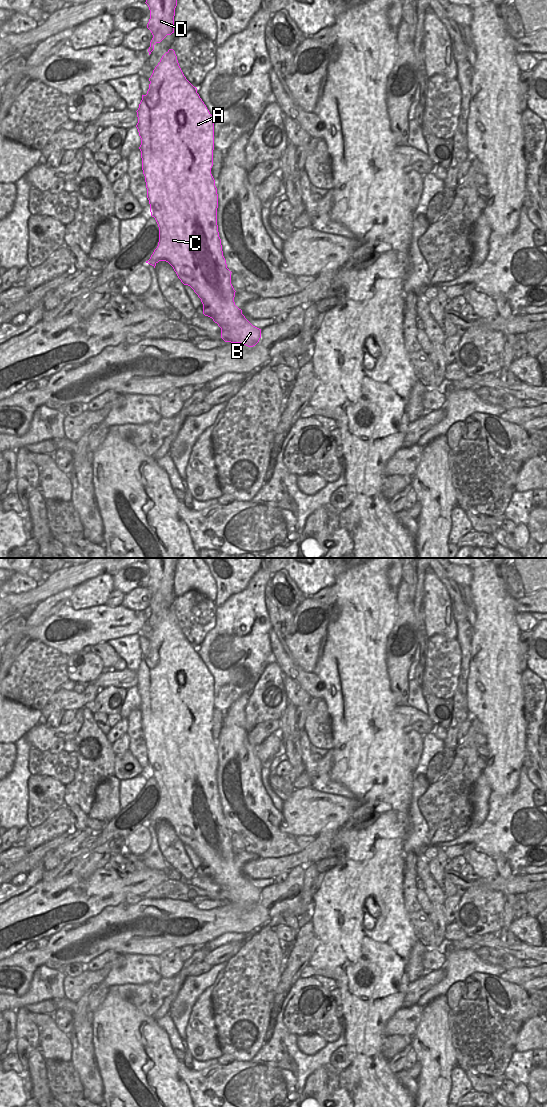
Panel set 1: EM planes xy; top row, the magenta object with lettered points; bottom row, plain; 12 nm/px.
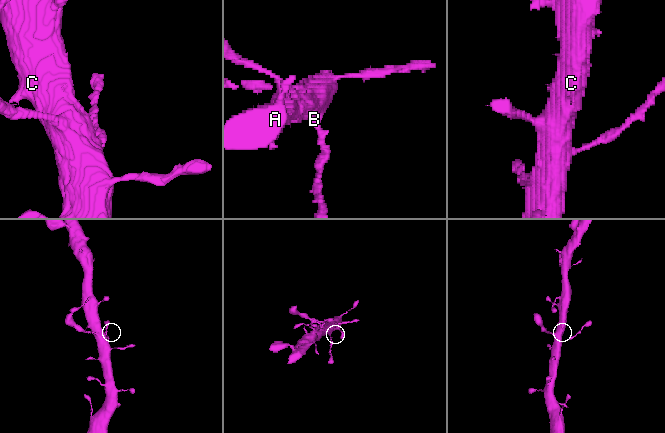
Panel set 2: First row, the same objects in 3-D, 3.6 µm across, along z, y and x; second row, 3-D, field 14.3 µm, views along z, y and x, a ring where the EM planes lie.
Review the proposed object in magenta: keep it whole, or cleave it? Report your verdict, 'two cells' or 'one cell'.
one cell

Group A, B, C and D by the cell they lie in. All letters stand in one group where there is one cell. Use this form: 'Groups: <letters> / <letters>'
Groups: A B C D.

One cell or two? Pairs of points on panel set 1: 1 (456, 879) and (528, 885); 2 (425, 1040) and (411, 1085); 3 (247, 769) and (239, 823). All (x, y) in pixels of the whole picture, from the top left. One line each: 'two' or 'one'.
1: one
2: two
3: one

